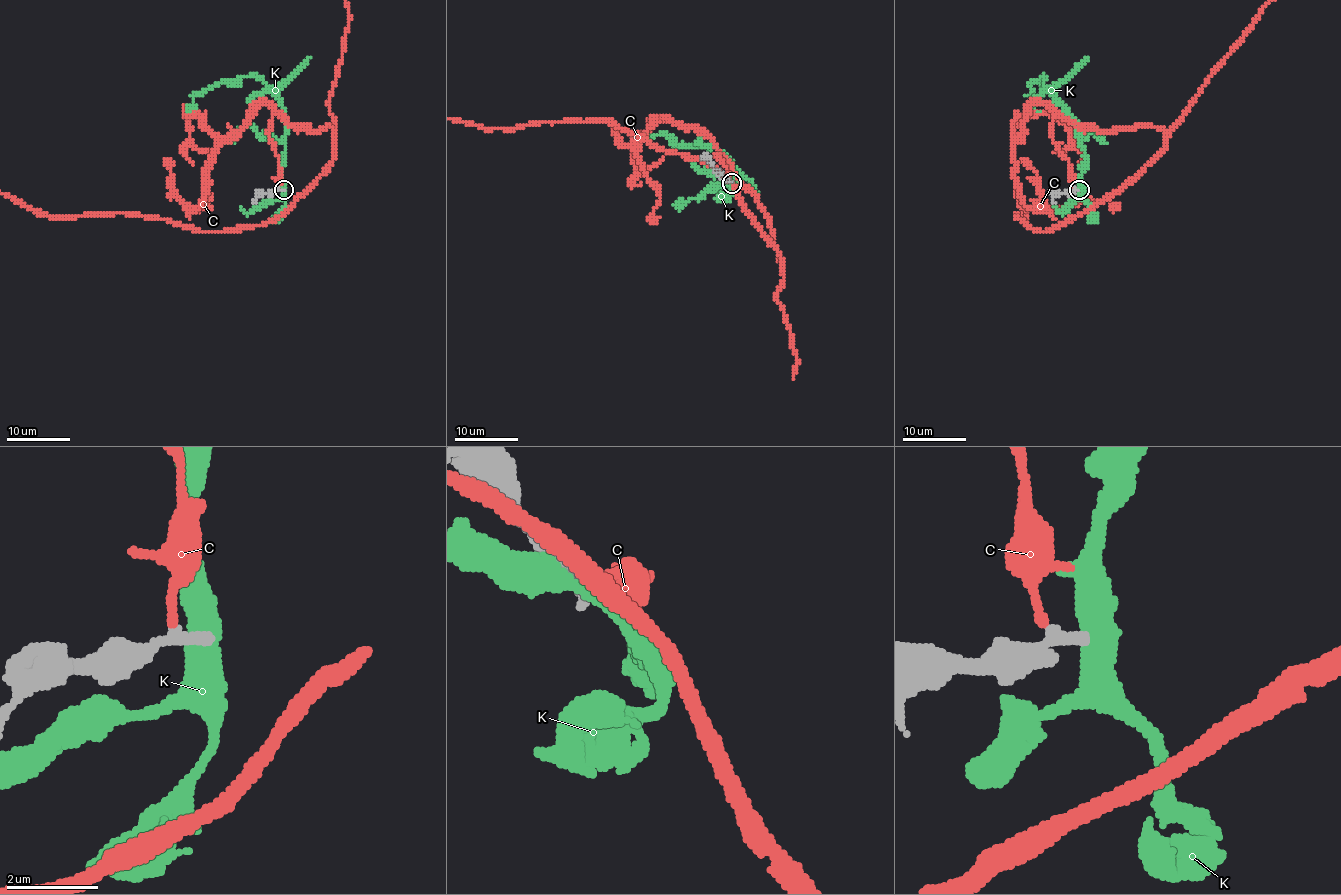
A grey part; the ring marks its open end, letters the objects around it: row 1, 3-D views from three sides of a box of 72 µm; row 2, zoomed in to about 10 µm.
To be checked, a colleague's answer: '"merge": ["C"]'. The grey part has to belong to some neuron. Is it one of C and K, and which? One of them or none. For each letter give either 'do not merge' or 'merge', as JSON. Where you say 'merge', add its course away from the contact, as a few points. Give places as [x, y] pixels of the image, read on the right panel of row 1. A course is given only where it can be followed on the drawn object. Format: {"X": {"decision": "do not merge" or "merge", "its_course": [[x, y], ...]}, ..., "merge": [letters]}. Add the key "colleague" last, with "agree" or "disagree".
{"C": {"decision": "do not merge"}, "K": {"decision": "do not merge"}, "merge": [], "colleague": "disagree"}

